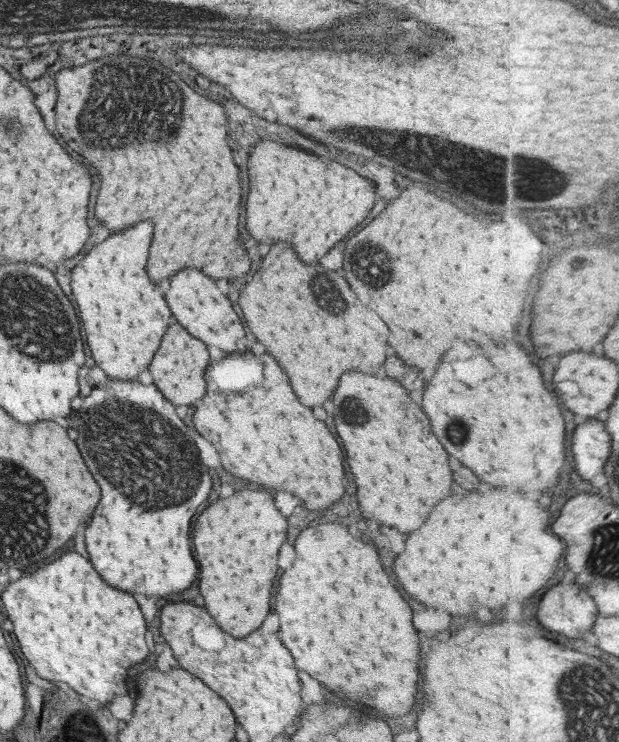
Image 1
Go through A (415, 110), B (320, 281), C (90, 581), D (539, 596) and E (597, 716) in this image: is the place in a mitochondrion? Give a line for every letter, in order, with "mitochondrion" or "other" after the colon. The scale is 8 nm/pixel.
A: other
B: mitochondrion
C: other
D: other
E: mitochondrion

